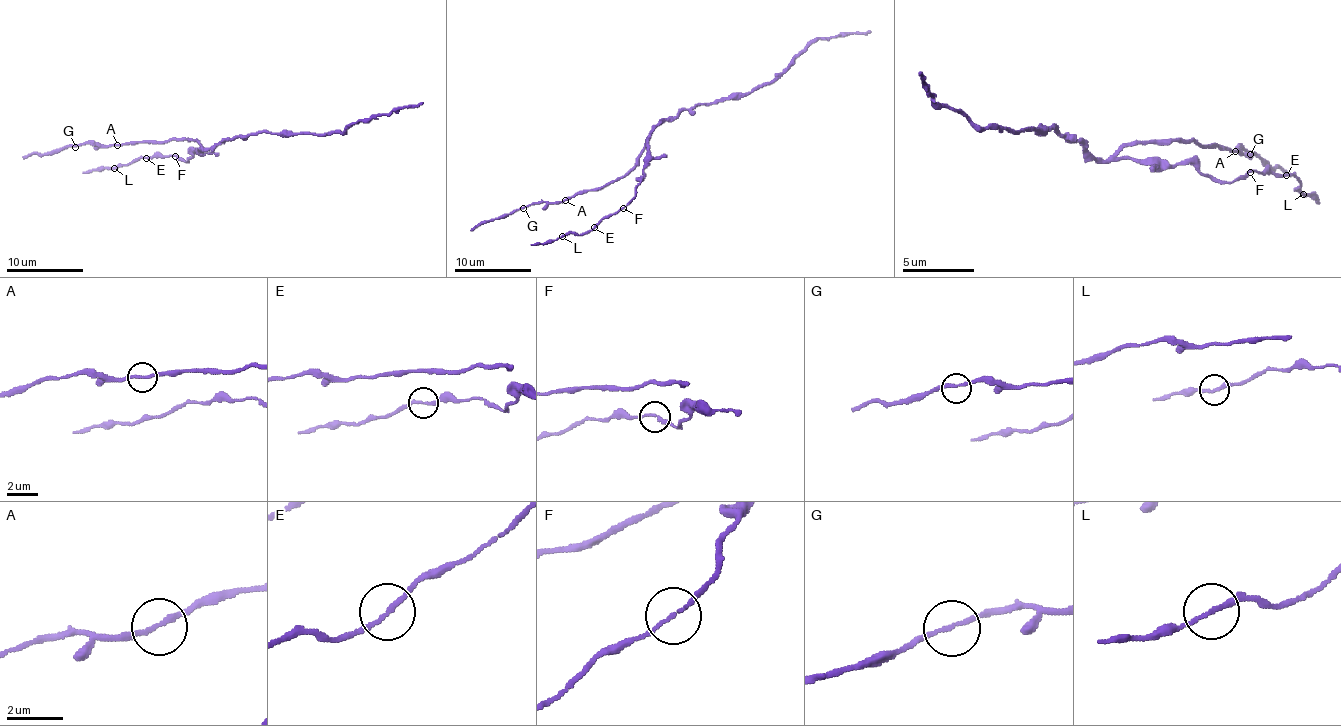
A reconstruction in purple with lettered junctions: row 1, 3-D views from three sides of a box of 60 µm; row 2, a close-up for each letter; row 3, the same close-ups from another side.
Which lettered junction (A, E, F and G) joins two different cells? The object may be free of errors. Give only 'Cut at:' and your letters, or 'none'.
Cut at: none

